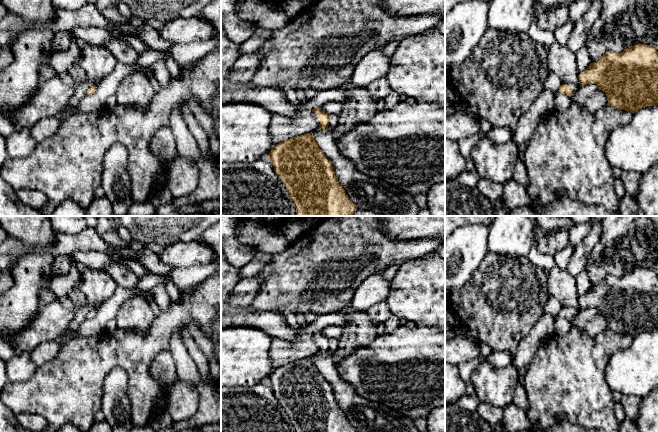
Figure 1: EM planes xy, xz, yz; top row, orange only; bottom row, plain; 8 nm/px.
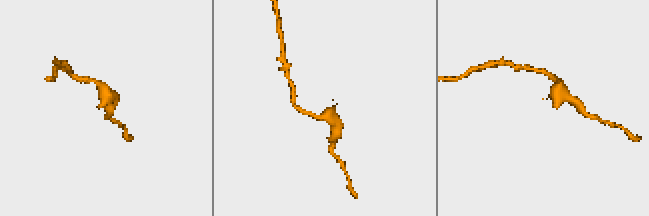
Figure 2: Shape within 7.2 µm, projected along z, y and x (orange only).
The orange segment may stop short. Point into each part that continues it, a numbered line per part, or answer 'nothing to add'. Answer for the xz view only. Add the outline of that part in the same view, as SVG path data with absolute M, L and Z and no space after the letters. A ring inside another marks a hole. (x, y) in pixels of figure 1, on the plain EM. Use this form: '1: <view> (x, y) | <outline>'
nothing to add

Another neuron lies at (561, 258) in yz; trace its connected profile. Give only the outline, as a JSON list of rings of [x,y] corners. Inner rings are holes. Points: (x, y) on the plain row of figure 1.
[[[568,245],[561,251],[557,252],[553,256],[556,266],[562,270],[566,270],[568,262],[574,253],[574,250],[575,250],[574,246]]]

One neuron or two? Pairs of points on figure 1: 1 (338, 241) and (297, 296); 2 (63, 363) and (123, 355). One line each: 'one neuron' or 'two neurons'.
1: one neuron
2: one neuron

